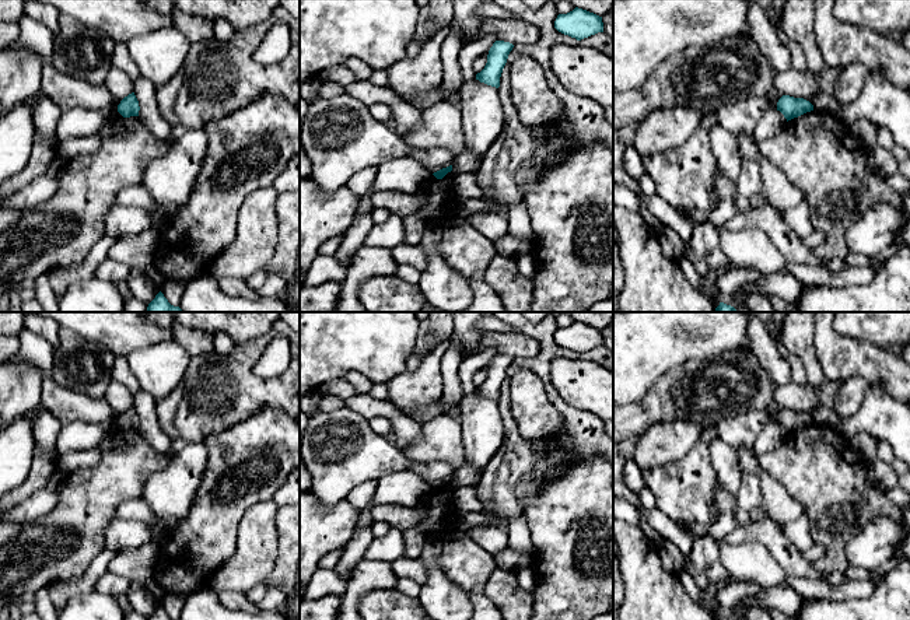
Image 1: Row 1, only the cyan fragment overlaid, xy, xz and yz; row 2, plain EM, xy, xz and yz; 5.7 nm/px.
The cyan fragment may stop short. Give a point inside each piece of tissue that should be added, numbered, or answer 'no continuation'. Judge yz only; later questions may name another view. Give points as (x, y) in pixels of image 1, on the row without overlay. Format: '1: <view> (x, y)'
no continuation

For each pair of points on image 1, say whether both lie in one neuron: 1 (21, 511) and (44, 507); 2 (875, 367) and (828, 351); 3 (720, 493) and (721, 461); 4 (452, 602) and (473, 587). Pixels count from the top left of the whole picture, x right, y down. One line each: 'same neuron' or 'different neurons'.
1: same neuron
2: same neuron
3: different neurons
4: different neurons

